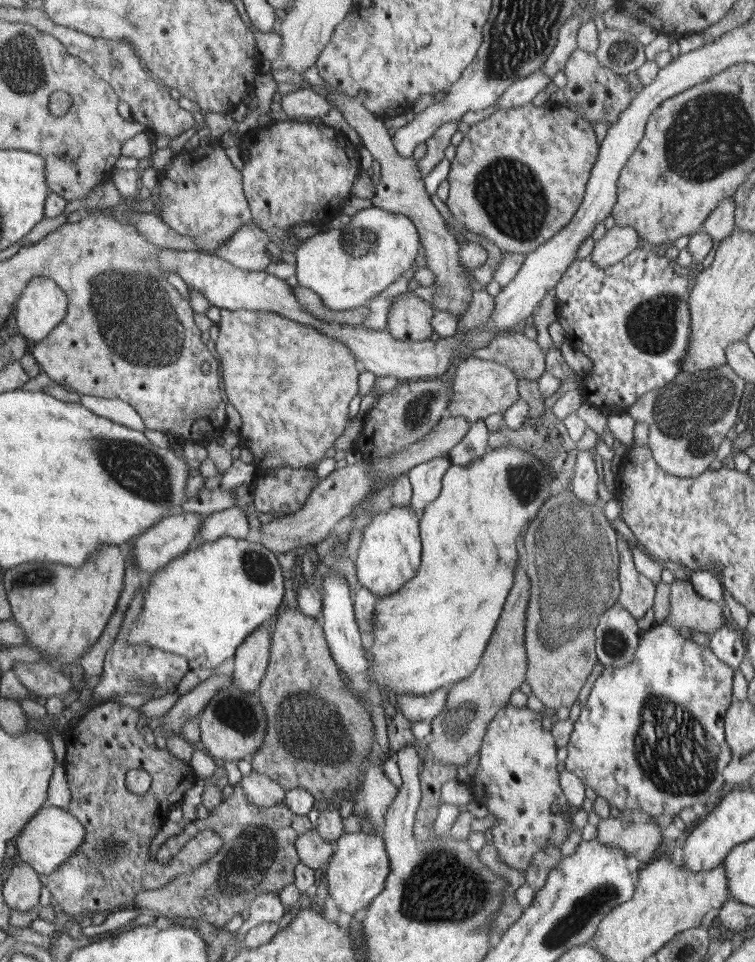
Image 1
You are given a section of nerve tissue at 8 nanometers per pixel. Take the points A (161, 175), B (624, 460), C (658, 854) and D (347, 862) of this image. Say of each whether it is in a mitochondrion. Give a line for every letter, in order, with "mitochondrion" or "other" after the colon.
A: other
B: other
C: other
D: other

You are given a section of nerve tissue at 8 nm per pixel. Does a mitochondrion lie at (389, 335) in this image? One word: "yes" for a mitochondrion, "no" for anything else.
no

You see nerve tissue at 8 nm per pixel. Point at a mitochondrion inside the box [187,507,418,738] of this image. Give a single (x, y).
(243, 552)

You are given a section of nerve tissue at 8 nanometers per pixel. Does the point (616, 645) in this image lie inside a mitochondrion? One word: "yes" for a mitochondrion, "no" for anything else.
yes

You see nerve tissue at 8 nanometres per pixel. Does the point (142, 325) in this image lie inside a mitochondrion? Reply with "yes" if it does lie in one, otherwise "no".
yes

